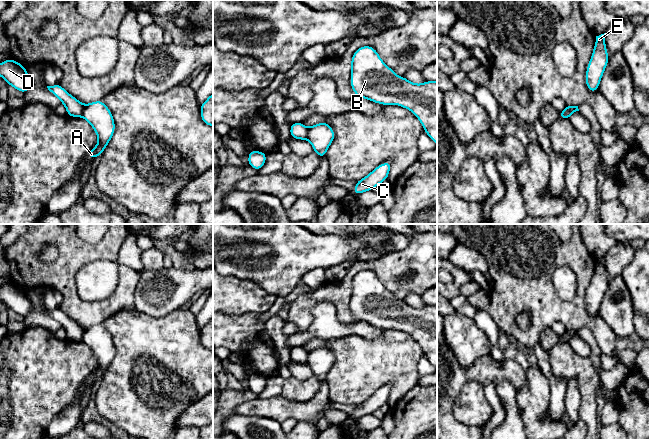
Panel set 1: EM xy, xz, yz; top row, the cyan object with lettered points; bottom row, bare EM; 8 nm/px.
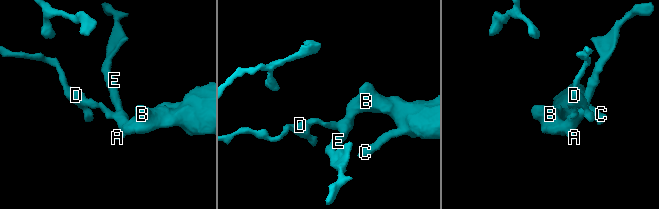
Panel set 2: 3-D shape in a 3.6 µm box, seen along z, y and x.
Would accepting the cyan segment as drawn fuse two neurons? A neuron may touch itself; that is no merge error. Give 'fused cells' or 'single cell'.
fused cells

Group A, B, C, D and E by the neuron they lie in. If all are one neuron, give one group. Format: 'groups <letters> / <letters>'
groups A B C E / D

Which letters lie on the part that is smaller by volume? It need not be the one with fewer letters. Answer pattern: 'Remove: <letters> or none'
Remove: A, B, C, E

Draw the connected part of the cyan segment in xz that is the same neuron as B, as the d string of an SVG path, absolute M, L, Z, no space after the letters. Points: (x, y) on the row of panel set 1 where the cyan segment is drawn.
M362 46L351 58L350 85L358 98L410 110L437 145L437 81L423 84L398 76L372 46Z

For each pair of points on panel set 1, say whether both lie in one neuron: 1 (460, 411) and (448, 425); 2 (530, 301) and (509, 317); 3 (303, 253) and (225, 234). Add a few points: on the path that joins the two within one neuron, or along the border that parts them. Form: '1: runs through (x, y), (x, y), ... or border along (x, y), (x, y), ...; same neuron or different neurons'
1: border along (458, 394), (453, 415), (464, 424), (476, 426); different neurons
2: runs through (525, 301), (513, 312); same neuron
3: runs through (284, 237), (281, 234), (244, 234); same neuron

